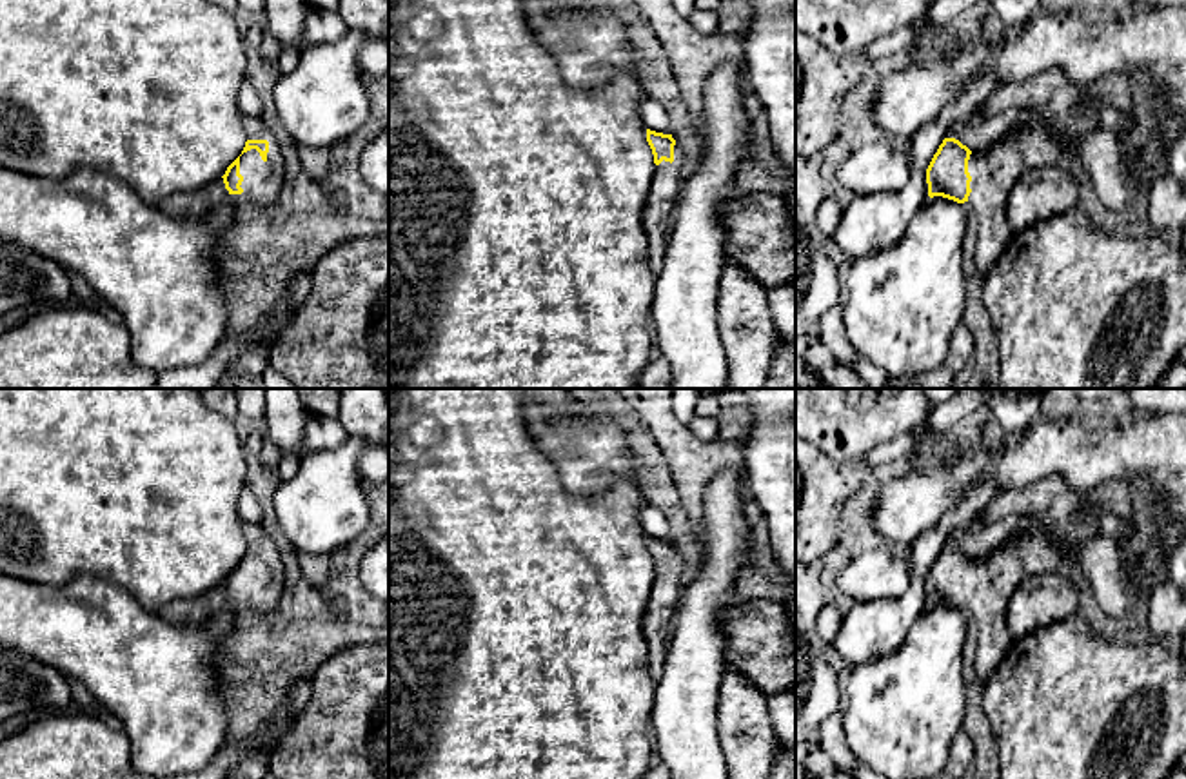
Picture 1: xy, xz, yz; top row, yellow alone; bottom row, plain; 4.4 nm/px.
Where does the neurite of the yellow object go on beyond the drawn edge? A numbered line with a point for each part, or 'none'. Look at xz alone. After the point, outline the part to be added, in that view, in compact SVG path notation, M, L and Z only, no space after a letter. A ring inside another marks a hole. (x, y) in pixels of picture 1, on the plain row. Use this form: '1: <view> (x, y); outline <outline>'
1: xz (663, 596); outline M676 550L674 568L663 567L656 572L656 581L648 592L648 601L641 617L641 630L648 646L648 672L654 679L657 679L663 670L668 643L667 628L683 588L683 567L683 559Z

